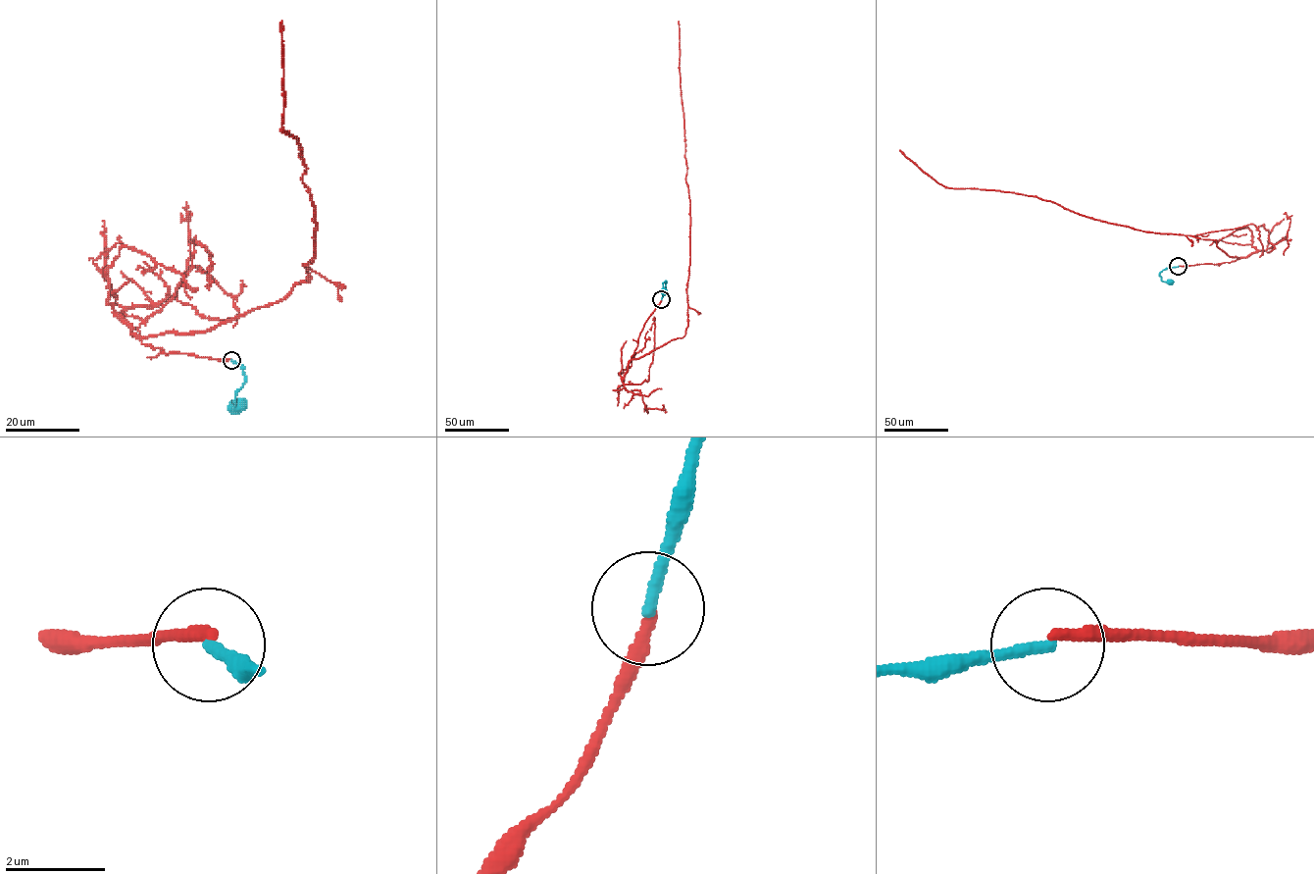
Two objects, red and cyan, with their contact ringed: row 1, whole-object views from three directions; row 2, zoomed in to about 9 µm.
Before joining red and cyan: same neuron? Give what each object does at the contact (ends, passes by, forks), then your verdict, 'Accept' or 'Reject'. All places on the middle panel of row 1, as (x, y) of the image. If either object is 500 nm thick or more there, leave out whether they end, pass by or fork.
At the ring red ends. At the ring cyan ends. Reject

